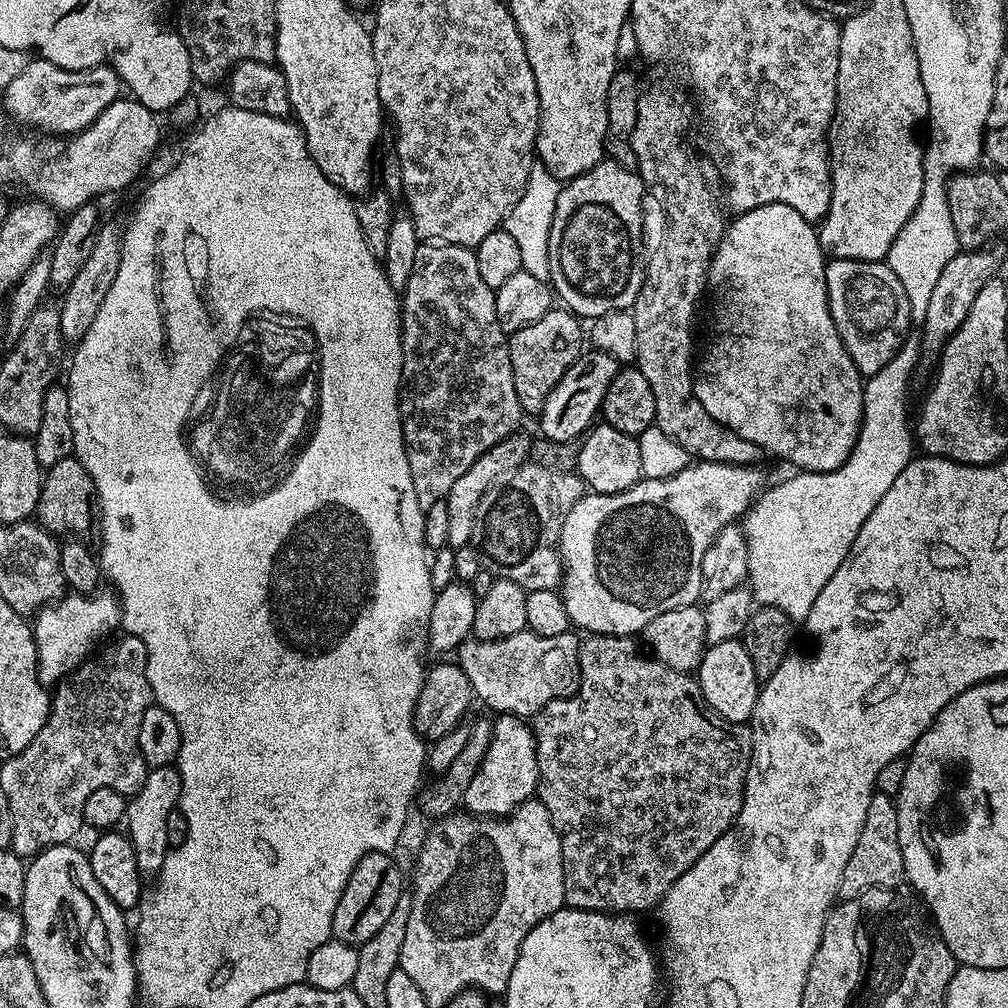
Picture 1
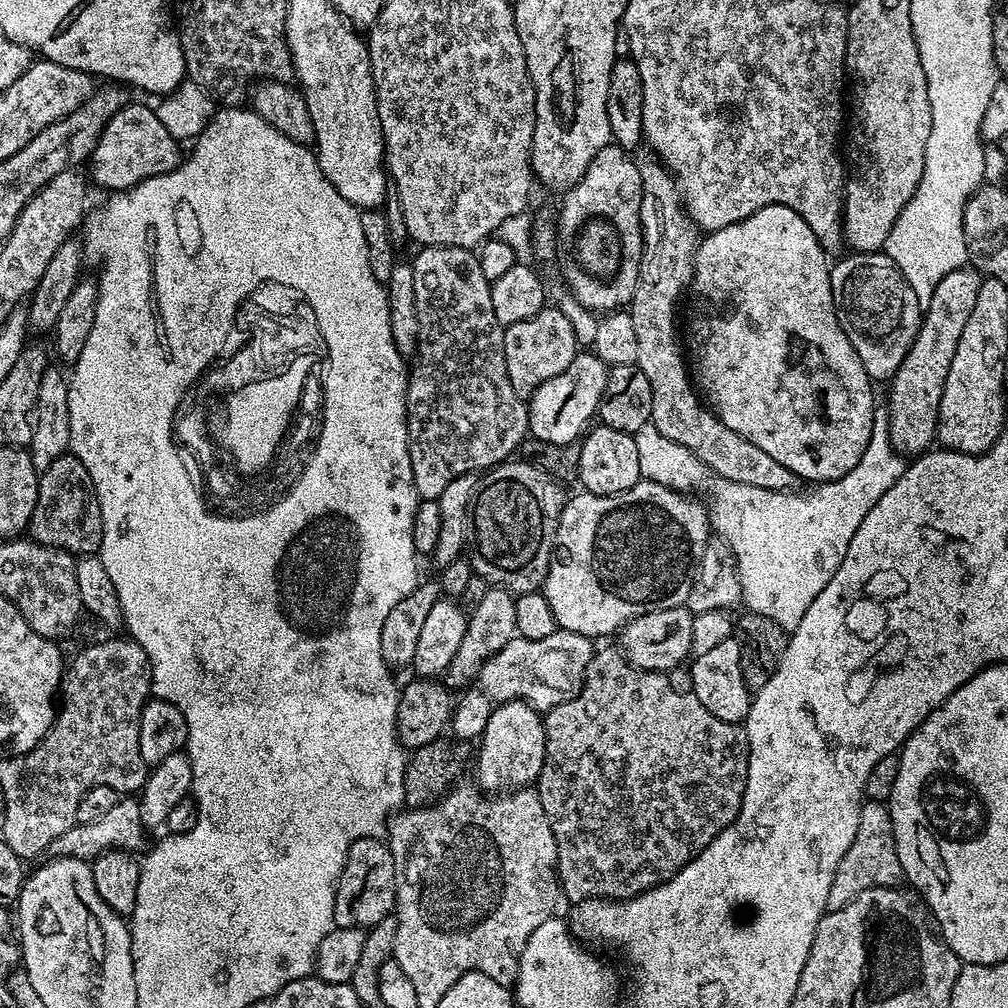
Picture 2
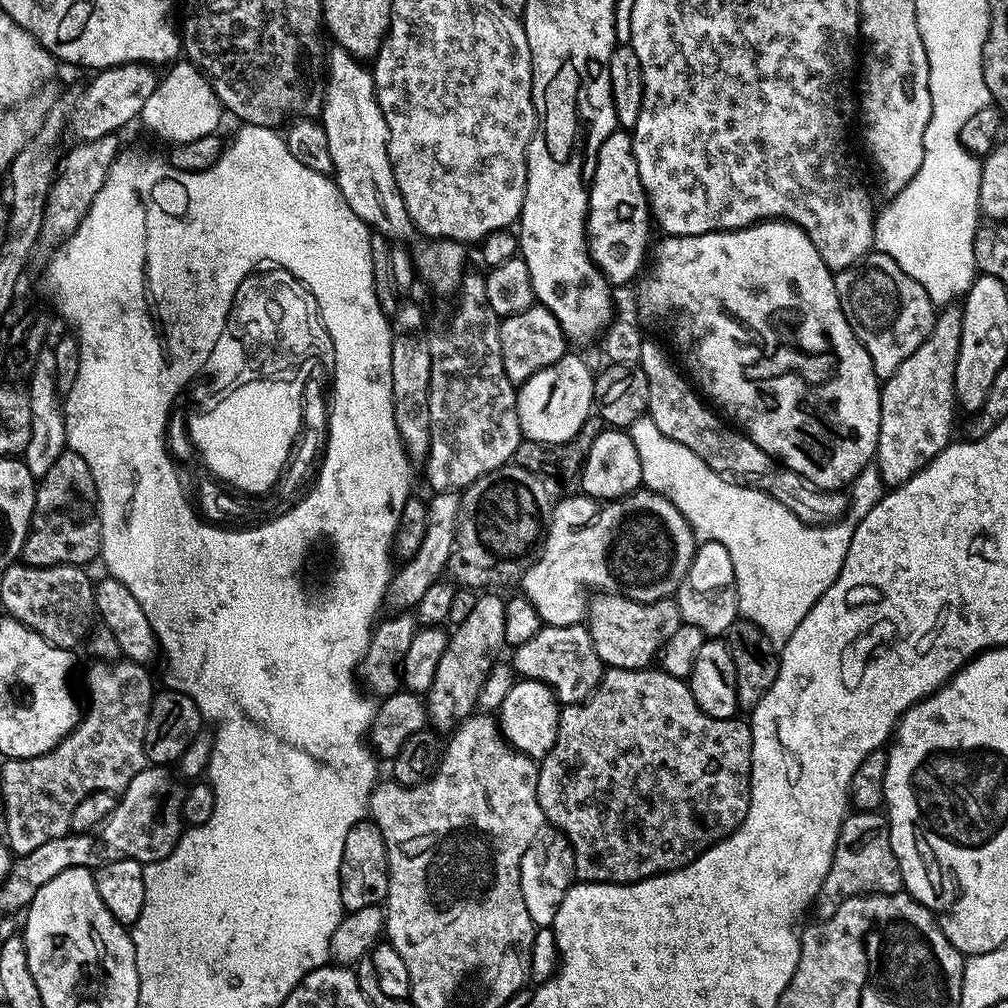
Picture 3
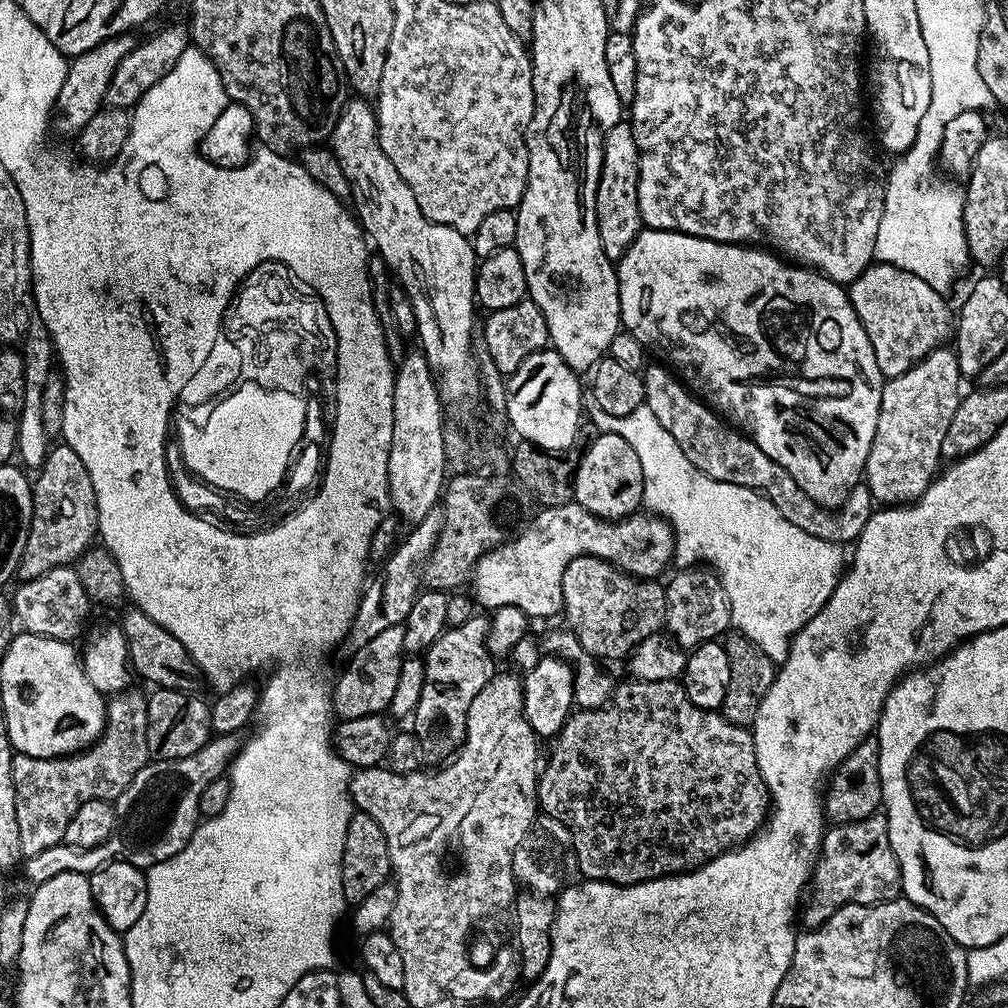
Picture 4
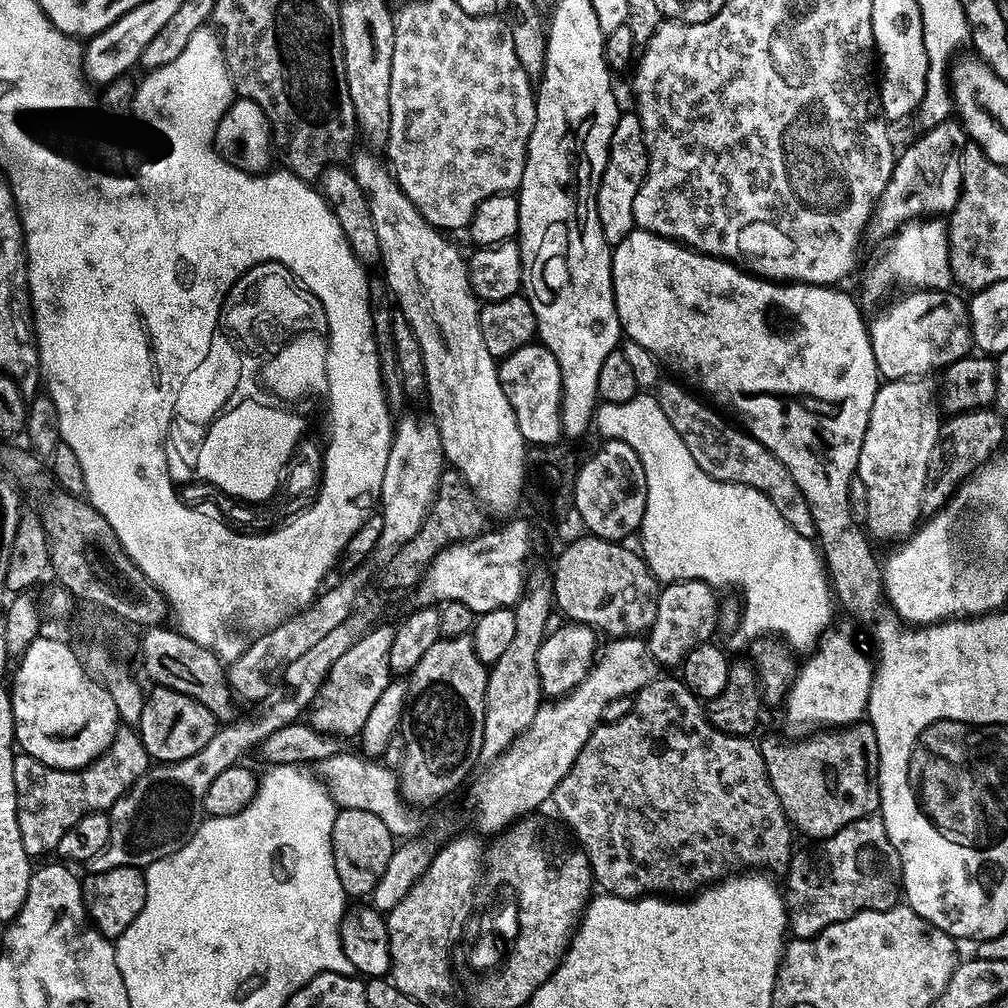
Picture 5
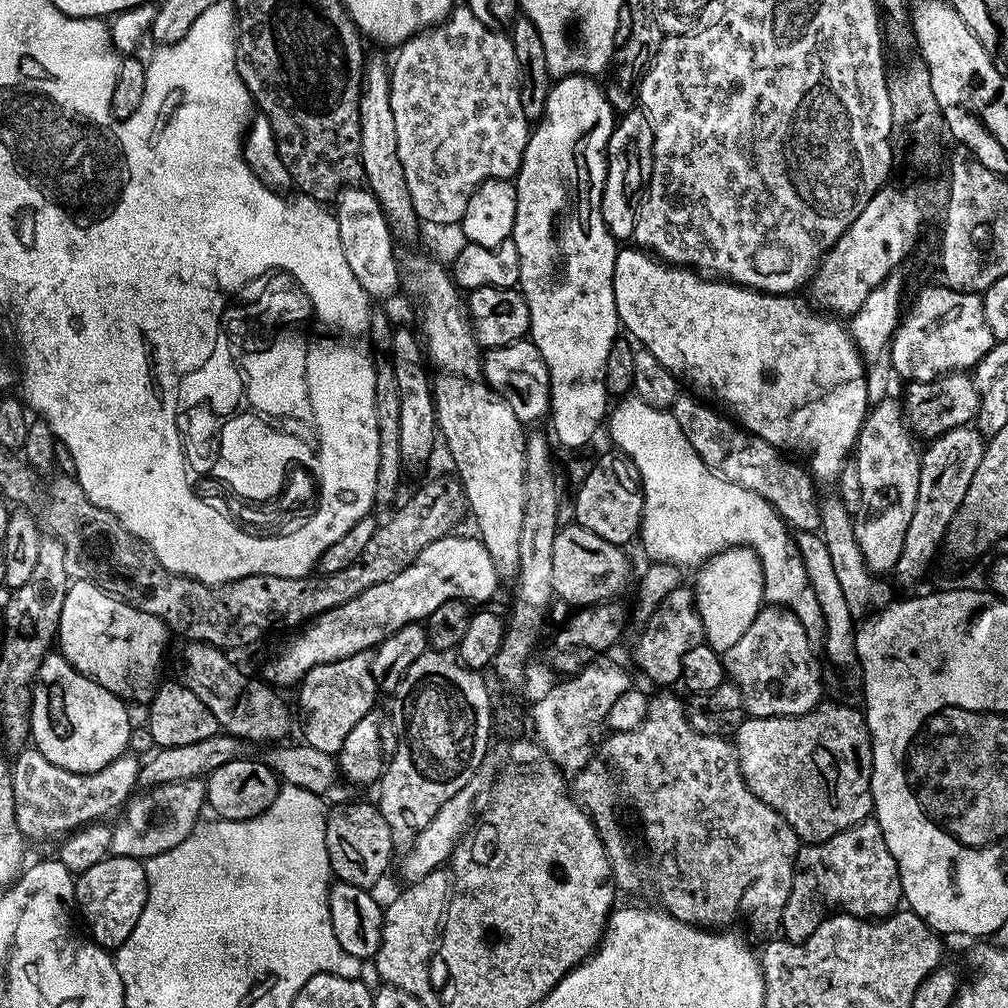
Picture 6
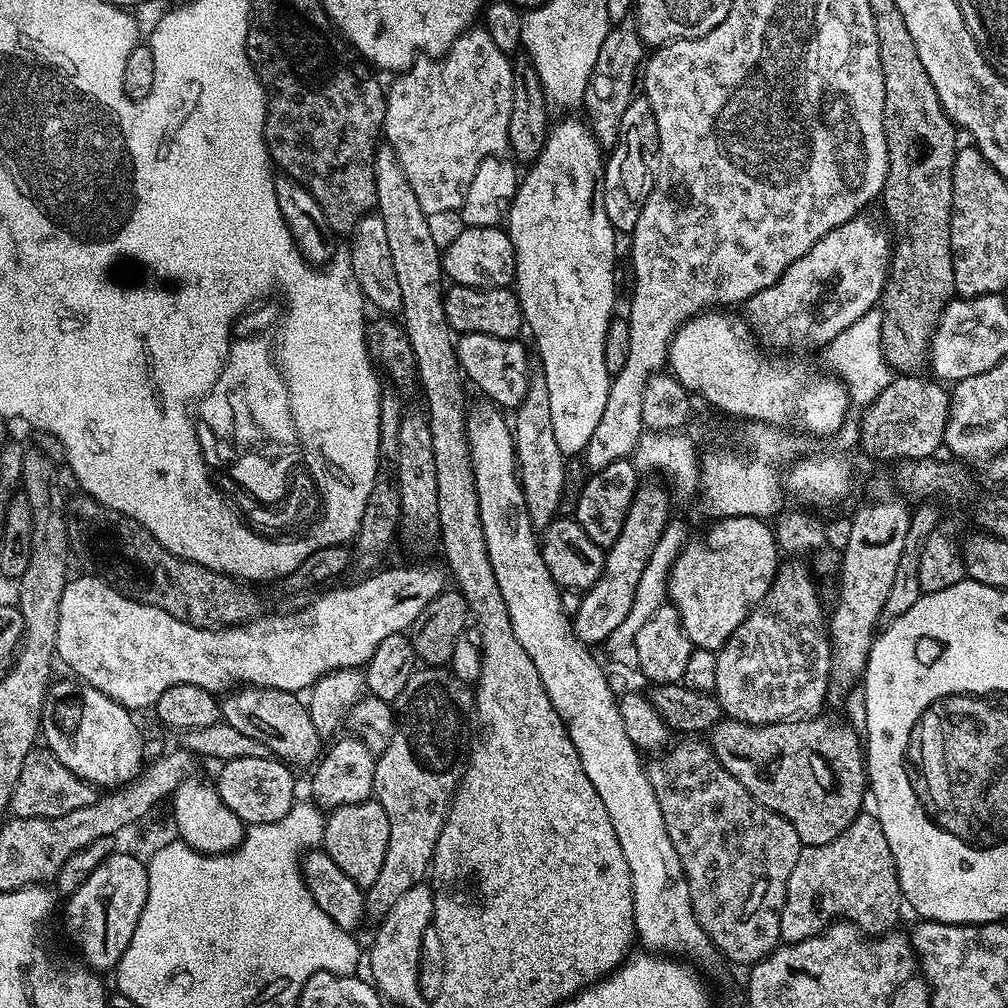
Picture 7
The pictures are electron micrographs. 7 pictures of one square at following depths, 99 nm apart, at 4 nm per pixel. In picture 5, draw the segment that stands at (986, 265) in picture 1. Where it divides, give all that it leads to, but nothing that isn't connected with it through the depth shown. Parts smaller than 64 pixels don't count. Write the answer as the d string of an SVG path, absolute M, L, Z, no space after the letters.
M913 378L911 380L890 380L881 383L880 389L874 394L874 406L870 406L870 422L866 422L866 438L862 438L862 454L858 454L858 466L856 475L866 486L866 531L869 537L880 540L899 541L907 538L916 531L922 520L922 490L926 490L926 466L930 462L930 454L934 451L934 442L940 437L940 425L942 423L942 412L934 403L938 396L938 388L935 383L931 384L928 378Z

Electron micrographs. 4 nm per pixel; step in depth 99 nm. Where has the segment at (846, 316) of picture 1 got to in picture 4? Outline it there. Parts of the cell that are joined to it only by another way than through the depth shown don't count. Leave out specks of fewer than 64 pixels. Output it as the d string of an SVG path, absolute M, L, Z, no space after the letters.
M873 263L865 268L857 280L852 281L847 293L866 330L866 338L870 338L870 346L874 346L874 358L885 381L893 380L898 374L906 374L906 370L913 368L922 358L926 358L936 348L945 347L953 339L954 308L944 301L947 300L945 293L938 288L931 288L926 282L922 282L922 278L898 266Z

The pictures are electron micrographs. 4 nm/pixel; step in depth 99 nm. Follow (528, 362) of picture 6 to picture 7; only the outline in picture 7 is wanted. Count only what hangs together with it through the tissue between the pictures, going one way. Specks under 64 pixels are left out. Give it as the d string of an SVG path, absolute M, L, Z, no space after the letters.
M465 332L456 340L456 357L461 373L469 385L476 384L480 392L485 392L491 403L504 410L514 410L526 398L530 379L528 352L520 345L519 339L503 340L494 338L494 334Z

